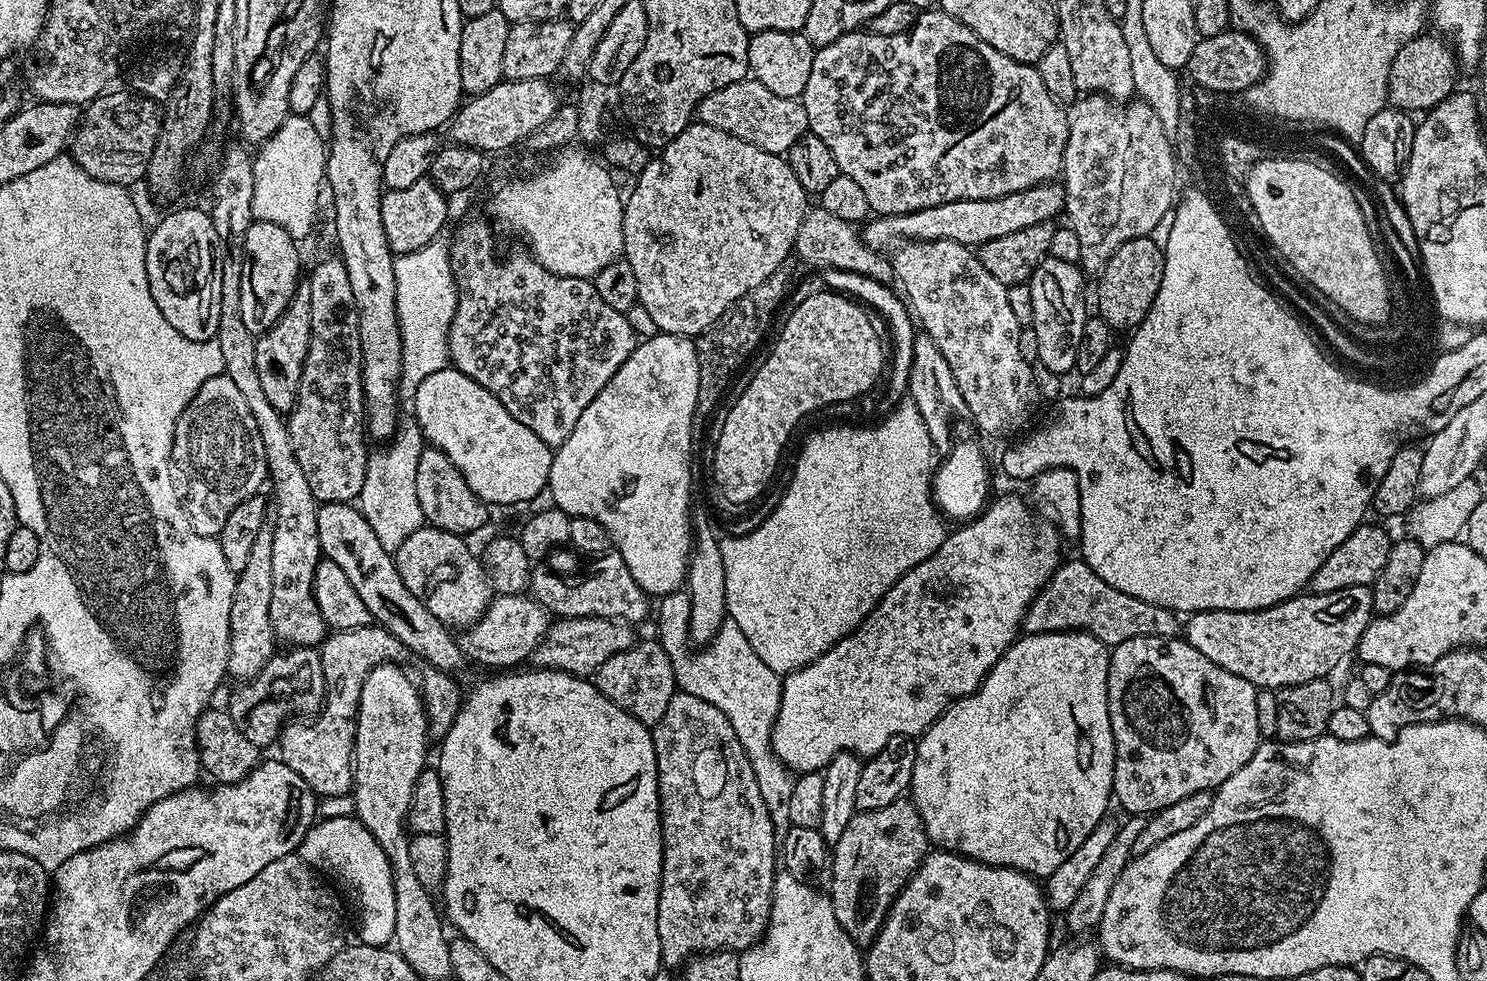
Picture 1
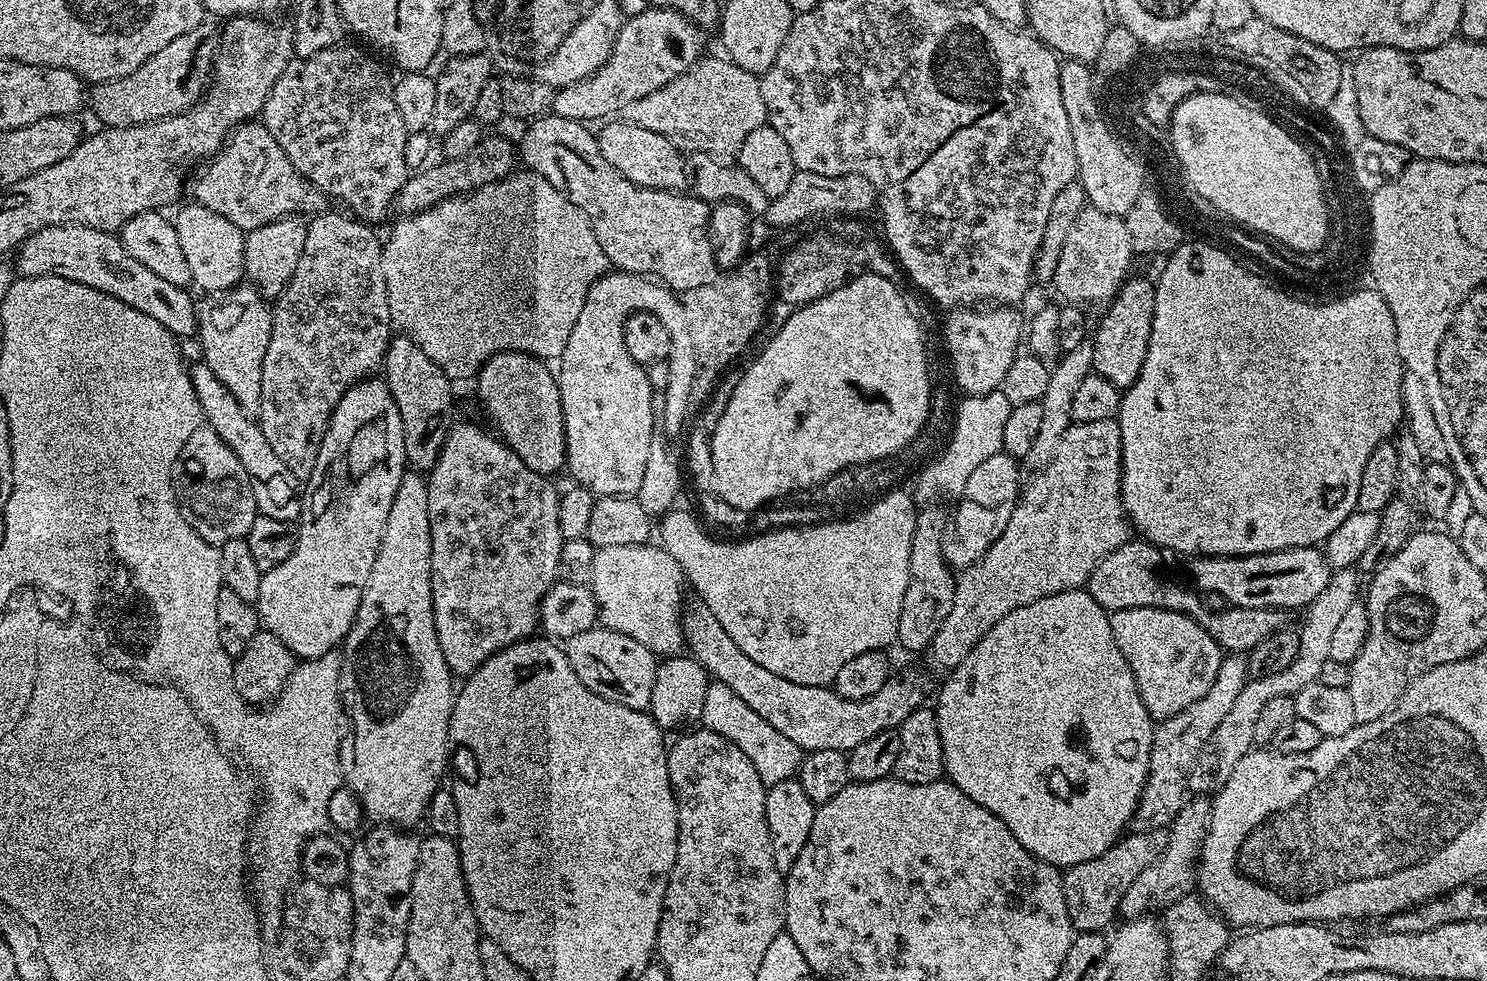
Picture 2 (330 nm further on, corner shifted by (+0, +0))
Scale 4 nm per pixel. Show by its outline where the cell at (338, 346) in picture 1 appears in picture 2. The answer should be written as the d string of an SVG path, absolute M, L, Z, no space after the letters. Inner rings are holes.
M325 210L307 221L306 246L302 258L298 258L298 267L294 270L294 278L284 288L282 295L275 301L272 314L272 329L270 330L270 346L266 350L266 358L262 362L262 398L258 409L258 423L262 434L268 443L268 452L276 456L282 466L286 466L289 477L293 481L307 481L311 477L318 450L322 446L322 438L328 429L328 423L332 417L332 411L338 406L338 402L346 394L346 390L353 384L371 377L372 372L384 363L384 354L388 350L389 343L394 335L392 319L390 318L390 306L386 294L386 282L384 281L384 253L382 251L381 237L376 237L371 232L367 223L353 218L351 215L339 216L333 210Z

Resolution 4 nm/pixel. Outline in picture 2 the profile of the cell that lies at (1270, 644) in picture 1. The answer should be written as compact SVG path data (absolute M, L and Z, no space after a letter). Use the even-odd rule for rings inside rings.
M1129 539L1127 544L1118 546L1118 550L1106 554L1106 558L1102 558L1098 566L1094 566L1086 591L1092 595L1094 602L1098 602L1098 606L1102 606L1109 613L1114 613L1119 608L1161 608L1186 614L1200 621L1200 625L1211 634L1214 642L1228 654L1247 654L1253 648L1257 648L1266 637L1272 636L1285 627L1285 613L1274 608L1227 606L1219 611L1204 608L1199 591L1193 590L1187 583L1186 585L1175 584L1174 581L1167 580L1166 577L1156 573L1159 555L1161 556L1161 553L1143 539Z

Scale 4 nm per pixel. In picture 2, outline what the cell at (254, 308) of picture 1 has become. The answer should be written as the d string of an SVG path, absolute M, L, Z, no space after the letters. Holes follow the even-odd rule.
M188 202L188 205L181 210L177 216L174 216L176 233L178 234L178 243L182 245L182 254L186 254L186 263L190 265L190 274L192 275L192 284L200 287L204 294L215 294L225 292L228 288L235 288L237 284L245 279L244 271L244 237L234 222L226 222L222 214L214 214L206 206L195 202Z

